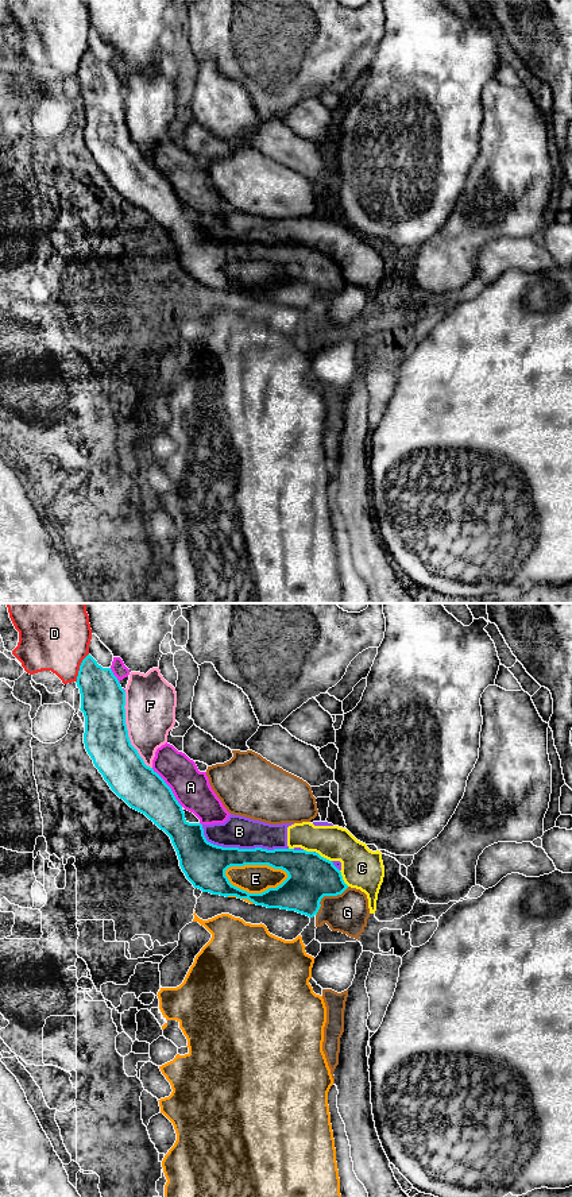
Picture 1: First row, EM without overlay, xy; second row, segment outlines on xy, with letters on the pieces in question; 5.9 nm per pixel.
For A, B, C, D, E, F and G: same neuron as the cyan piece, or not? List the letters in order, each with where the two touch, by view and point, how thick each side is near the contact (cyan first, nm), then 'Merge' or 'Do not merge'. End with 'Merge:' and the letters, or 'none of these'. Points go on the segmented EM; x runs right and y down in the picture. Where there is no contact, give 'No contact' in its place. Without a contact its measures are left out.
A: Touches cyan at xy (169, 787). Thickness 260 nm (cyan) against 220 nm. Do not merge
B: Touches cyan at xy (240, 849). Thickness 260 nm (cyan) against 190 nm. Do not merge
C: Touches cyan at xy (323, 857). Thickness 280 nm (cyan) against 240 nm. Do not merge
D: Touches cyan at xy (80, 668). Thickness 260 nm (cyan) against 420 nm. Do not merge
E: Touches cyan at xy (256, 864). Thickness 180 nm (cyan) against 180 nm. Do not merge
F: Touches cyan at xy (127, 730). Thickness 260 nm (cyan) against 300 nm. Do not merge
G: Touches cyan at xy (327, 895). Thickness 280 nm (cyan) against 240 nm. Do not merge
Merge: none of these

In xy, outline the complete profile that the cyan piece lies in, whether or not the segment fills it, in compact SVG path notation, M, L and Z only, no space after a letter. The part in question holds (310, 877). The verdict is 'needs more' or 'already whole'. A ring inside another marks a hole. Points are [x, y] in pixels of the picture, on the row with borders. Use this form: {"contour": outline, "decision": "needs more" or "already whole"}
{"contour": "M88 655L80 665L76 683L81 694L80 710L85 717L84 744L94 767L120 799L131 808L144 814L170 837L179 866L194 888L212 895L248 899L254 904L267 908L295 911L309 918L317 915L324 896L337 896L348 888L341 872L333 862L314 852L223 847L208 842L202 825L189 823L185 819L182 806L175 799L171 788L152 768L144 764L138 750L131 745L125 725L125 691L112 669L103 668ZM244 865L268 865L285 870L289 877L277 888L268 888L262 893L248 893L232 885L225 876L228 868Z", "decision": "already whole"}

